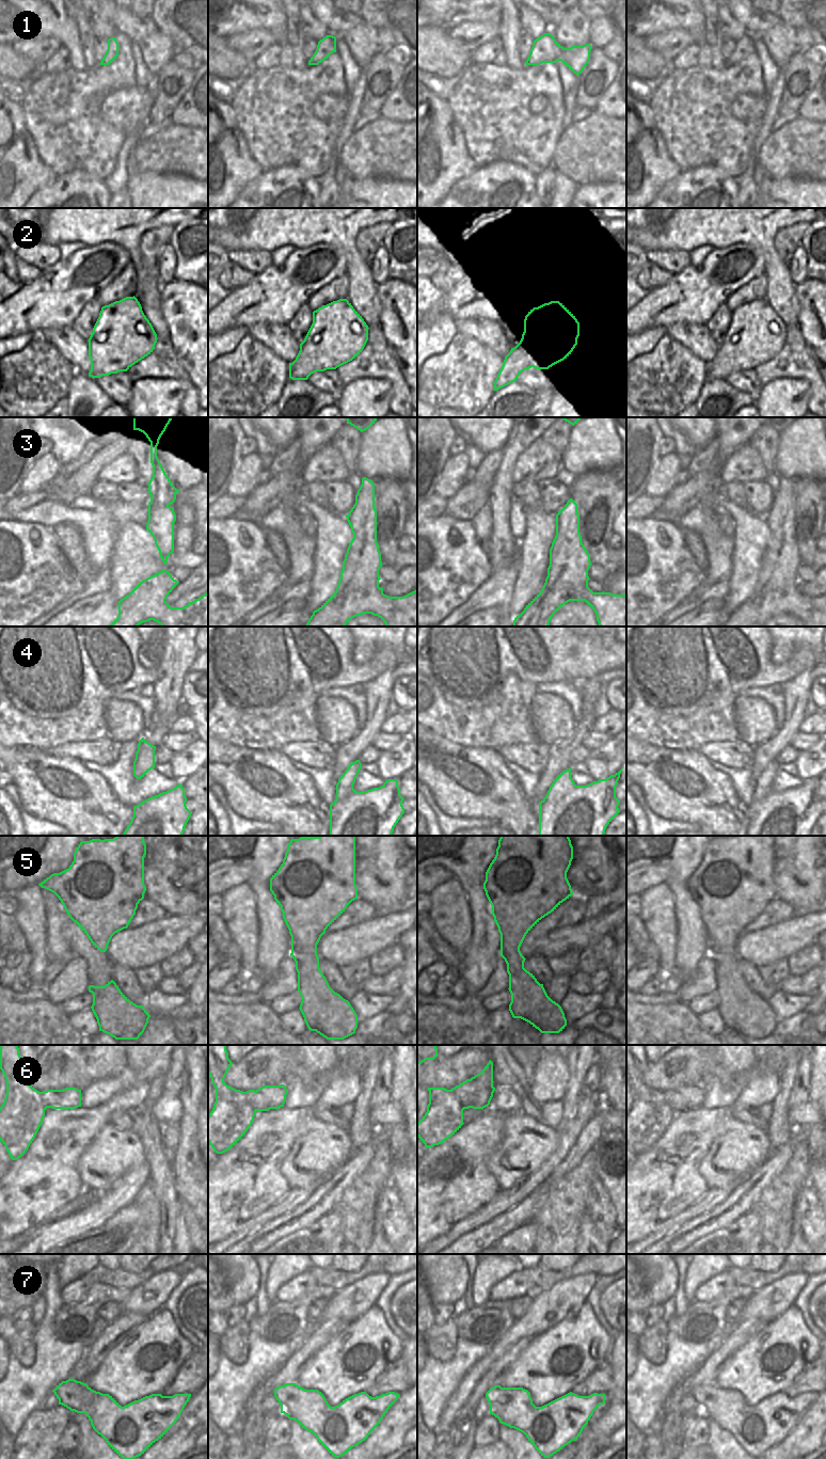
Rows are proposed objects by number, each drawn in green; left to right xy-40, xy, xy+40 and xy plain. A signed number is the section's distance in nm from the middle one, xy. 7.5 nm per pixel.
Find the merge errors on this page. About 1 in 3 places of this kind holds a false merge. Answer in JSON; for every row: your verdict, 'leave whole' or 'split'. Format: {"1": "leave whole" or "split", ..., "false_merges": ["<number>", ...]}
{"1": "leave whole", "2": "leave whole", "3": "leave whole", "4": "leave whole", "5": "leave whole", "6": "split", "7": "leave whole", "false_merges": ["6"]}

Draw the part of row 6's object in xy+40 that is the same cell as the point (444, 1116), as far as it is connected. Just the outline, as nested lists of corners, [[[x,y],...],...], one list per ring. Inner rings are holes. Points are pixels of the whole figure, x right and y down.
[[[459,1085],[451,1090],[428,1088],[428,1091],[427,1112],[417,1123],[417,1137],[425,1144],[425,1148],[439,1145],[455,1135],[464,1124],[465,1109],[459,1099],[463,1092]]]

